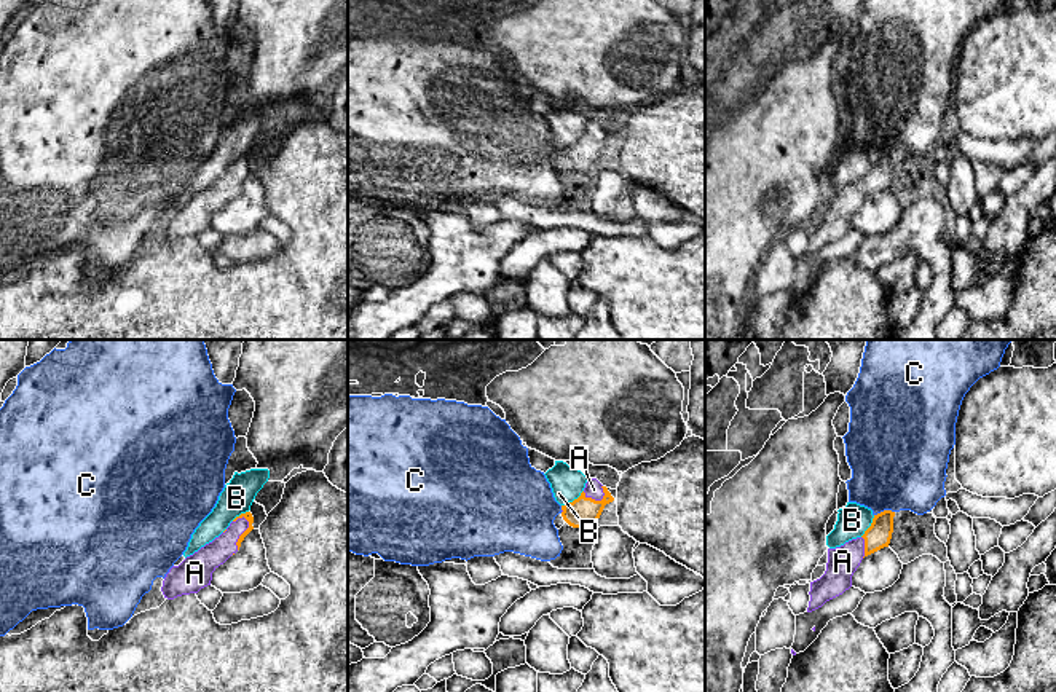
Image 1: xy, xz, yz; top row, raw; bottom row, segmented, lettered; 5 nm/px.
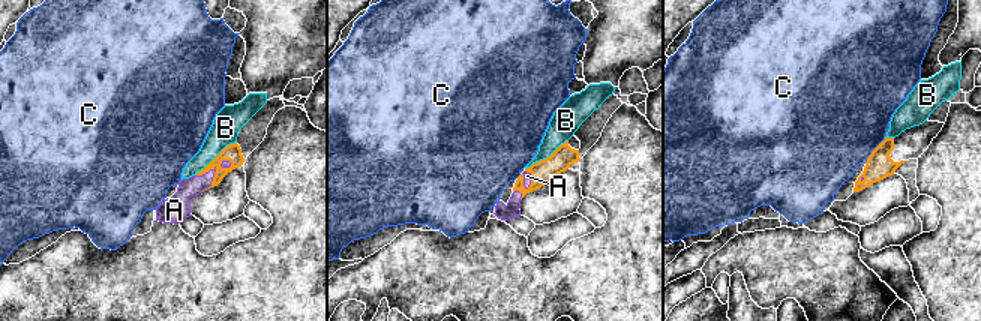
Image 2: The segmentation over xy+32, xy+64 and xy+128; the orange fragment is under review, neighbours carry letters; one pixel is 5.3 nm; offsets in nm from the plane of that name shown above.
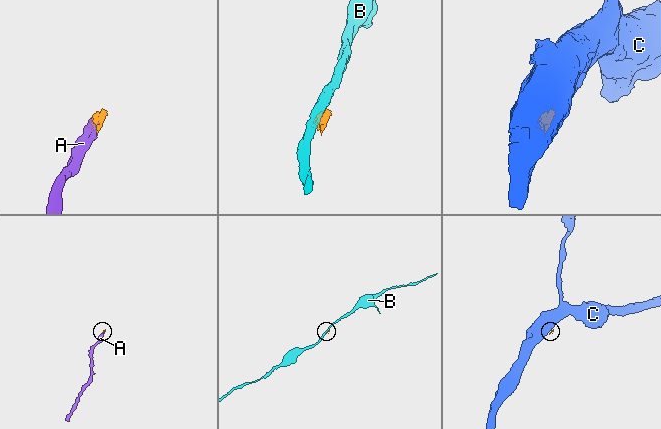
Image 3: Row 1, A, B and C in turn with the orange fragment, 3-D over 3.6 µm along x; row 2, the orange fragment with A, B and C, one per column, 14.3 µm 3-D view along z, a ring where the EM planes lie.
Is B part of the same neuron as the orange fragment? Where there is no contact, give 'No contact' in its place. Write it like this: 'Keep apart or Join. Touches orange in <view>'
Keep apart. Touches orange in xz

